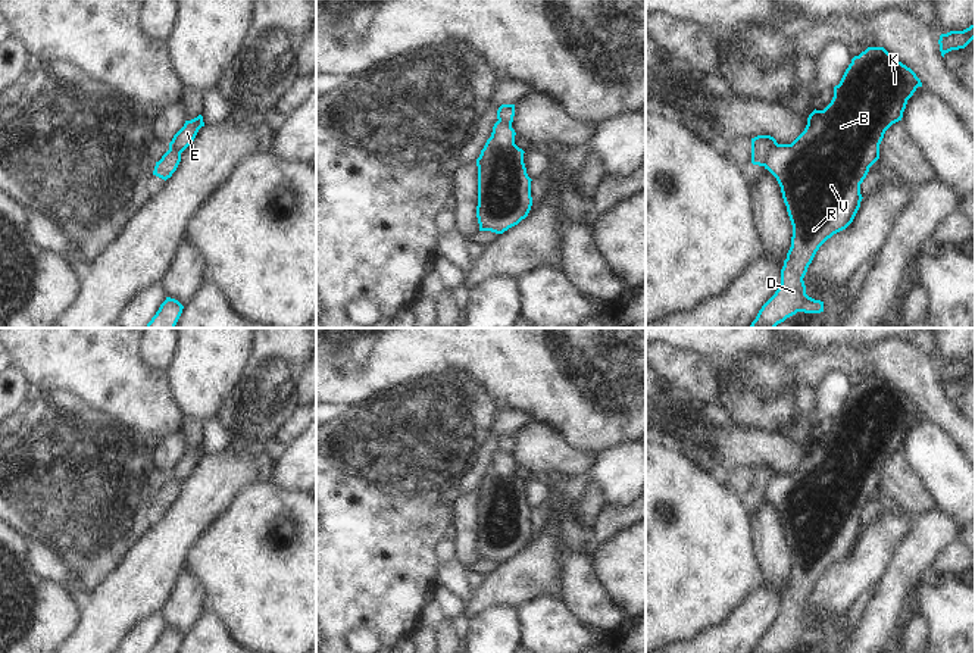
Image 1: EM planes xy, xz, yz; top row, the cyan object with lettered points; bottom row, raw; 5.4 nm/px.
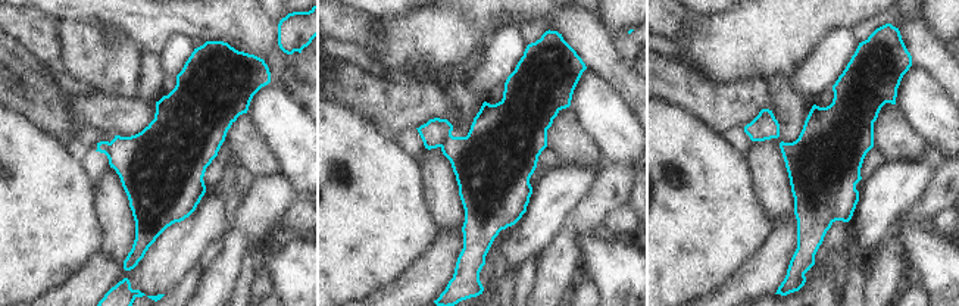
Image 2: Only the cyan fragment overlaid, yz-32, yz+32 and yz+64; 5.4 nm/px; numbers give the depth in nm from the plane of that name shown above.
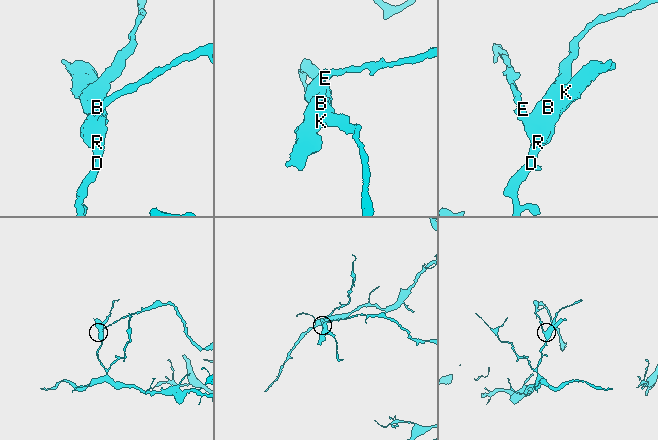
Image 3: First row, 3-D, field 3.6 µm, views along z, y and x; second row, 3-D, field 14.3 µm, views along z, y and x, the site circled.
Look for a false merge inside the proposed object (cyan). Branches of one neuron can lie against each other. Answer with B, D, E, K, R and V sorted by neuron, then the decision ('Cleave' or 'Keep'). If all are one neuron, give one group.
Groups: B D K R V / E. Cleave.

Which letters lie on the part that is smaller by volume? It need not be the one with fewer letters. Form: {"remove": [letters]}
{"remove": ["E"]}

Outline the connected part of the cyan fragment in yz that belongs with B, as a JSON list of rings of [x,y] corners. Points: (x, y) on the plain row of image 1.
[[[868,377],[851,388],[840,413],[834,416],[831,432],[824,440],[815,438],[809,444],[804,460],[791,474],[776,474],[771,479],[765,499],[776,507],[781,516],[793,554],[793,566],[781,599],[781,613],[751,653],[781,653],[797,641],[824,641],[824,631],[806,624],[803,607],[819,577],[853,552],[863,528],[860,513],[866,507],[869,497],[879,488],[879,474],[884,463],[893,453],[901,450],[907,429],[918,416],[922,416],[922,412],[910,397],[893,387],[884,377]]]

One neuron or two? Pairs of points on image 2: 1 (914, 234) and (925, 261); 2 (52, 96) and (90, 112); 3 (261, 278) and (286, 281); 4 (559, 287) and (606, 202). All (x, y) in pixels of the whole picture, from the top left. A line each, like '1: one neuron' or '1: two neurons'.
1: one neuron
2: two neurons
3: two neurons
4: one neuron

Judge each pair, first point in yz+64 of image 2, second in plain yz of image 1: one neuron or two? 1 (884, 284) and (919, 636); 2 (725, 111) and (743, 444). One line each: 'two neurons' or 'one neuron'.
1: two neurons
2: one neuron

